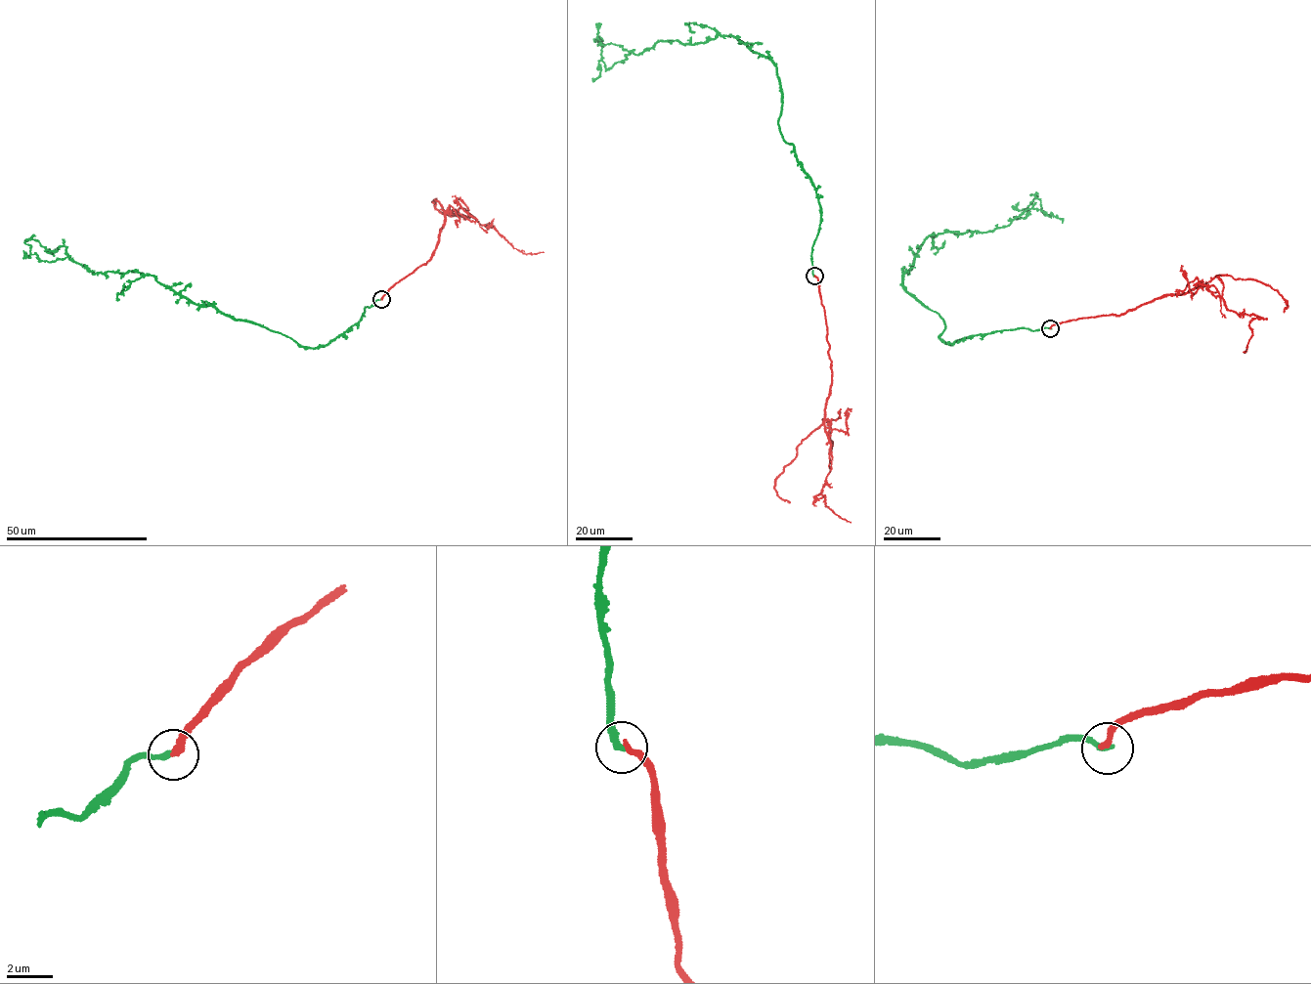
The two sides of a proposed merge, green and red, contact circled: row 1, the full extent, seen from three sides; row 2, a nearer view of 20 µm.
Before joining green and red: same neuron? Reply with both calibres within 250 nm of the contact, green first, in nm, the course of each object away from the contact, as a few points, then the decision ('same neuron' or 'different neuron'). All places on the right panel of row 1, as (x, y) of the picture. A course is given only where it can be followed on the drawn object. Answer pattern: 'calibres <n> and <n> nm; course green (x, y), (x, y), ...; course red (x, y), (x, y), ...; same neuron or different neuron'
calibres 240 and 280 nm; course green (1050, 328), (943, 342), (942, 319), (904, 291), (903, 277), (935, 234), (989, 232), (1036, 208), (1063, 223); course red (1050, 329), (1078, 319), (1119, 316), (1203, 285), (1221, 296), (1229, 310), (1256, 316), (1244, 352); different neuron

